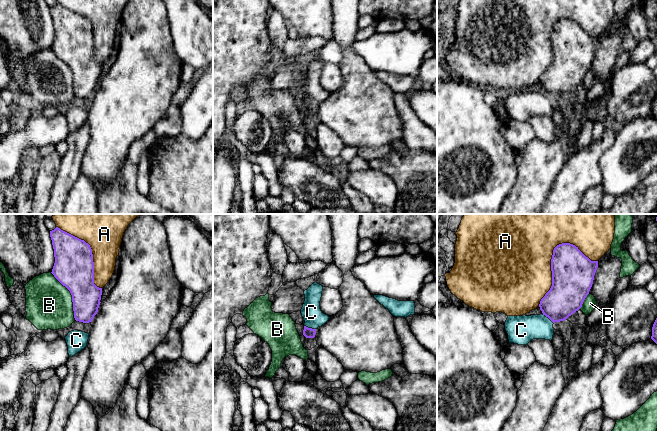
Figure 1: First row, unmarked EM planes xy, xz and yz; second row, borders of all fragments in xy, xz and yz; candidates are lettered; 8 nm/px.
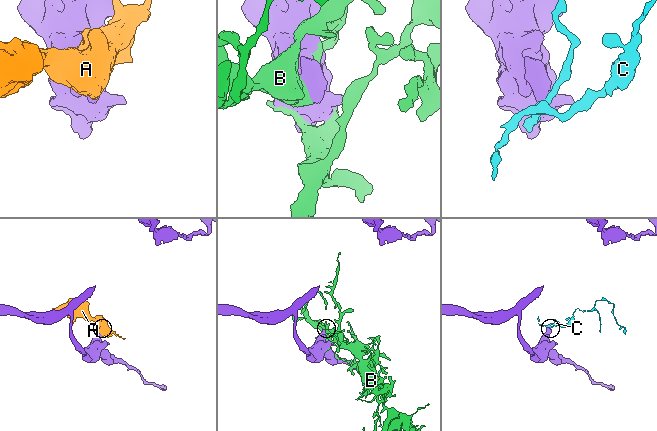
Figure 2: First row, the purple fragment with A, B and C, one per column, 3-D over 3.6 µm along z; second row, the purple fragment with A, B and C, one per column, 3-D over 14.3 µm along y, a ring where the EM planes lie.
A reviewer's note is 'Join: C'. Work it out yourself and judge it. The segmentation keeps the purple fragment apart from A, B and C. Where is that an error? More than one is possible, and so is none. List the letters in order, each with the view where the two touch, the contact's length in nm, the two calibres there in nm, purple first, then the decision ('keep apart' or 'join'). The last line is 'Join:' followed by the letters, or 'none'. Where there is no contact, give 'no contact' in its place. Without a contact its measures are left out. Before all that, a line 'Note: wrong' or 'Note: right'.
Note: wrong
A: yz | 600 nm | 340/500 nm | keep apart
B: xy | 440 nm | 320/380 nm | keep apart
C: xz | 100 nm | 80/160 nm | keep apart
Join: none

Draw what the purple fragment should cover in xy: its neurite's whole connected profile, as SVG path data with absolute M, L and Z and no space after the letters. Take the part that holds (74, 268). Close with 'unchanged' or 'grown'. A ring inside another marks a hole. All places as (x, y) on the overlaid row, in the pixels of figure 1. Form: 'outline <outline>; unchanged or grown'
outline M56 227L50 231L54 249L55 263L52 269L54 277L65 286L72 295L74 318L89 323L98 312L102 288L94 284L94 262L92 249L88 243Z; unchanged

